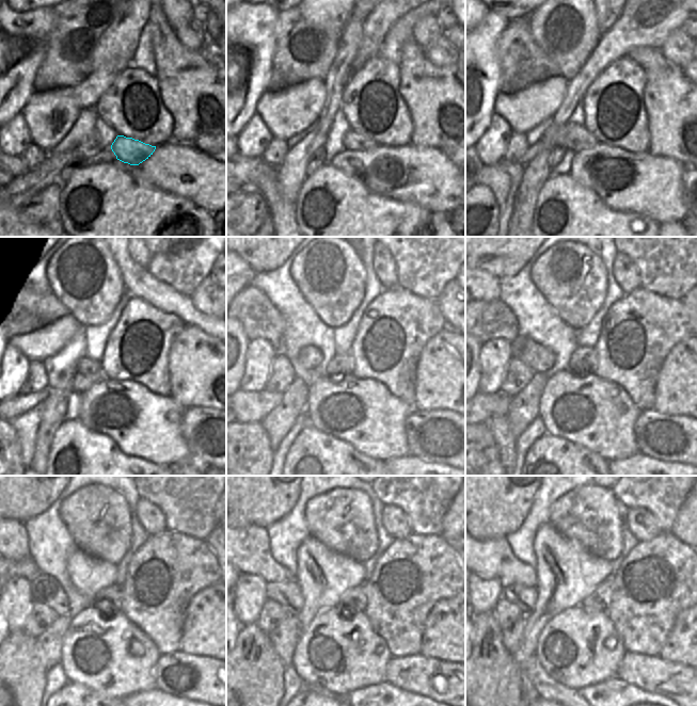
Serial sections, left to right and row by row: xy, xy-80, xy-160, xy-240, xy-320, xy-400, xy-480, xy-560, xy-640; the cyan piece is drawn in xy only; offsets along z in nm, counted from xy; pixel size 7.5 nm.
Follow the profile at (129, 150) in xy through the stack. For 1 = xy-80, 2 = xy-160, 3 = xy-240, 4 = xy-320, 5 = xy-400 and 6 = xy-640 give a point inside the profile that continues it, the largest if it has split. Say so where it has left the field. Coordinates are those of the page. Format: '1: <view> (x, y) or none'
1: xy-80 (352, 141)
2: xy-160 (572, 137)
3: xy-240 (85, 366)
4: xy-320 (310, 357)
5: xy-400 (539, 358)
6: xy-640 (525, 598)

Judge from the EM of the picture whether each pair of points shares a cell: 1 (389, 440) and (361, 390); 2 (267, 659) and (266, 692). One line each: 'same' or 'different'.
1: same
2: same

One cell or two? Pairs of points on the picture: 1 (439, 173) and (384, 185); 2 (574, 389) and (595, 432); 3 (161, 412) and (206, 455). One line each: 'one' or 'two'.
1: one
2: one
3: two

